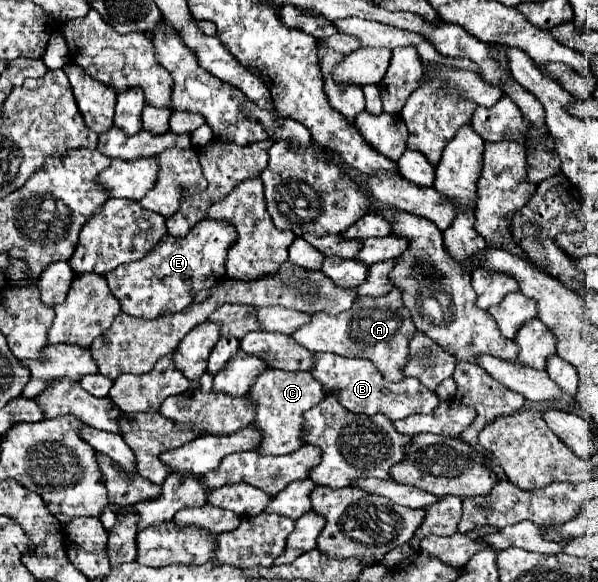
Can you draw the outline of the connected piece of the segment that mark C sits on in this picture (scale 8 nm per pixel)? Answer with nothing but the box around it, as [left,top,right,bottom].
[246,368,324,456]

